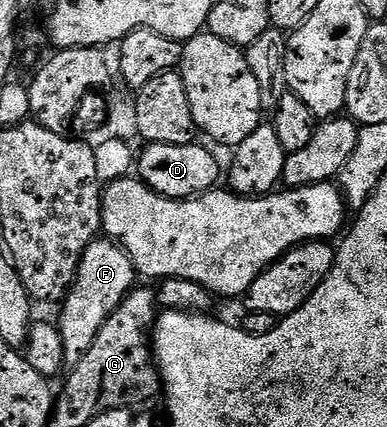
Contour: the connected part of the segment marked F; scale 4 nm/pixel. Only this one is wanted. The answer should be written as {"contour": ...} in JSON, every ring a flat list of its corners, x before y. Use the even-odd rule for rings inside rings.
{"contour":[[95,240,88,244,80,260,73,287,67,292,64,305,61,307,62,315,56,318,58,331,64,340,67,367,73,368,80,364,88,348,92,348,100,328,109,320,112,312,116,312,116,308,126,299,126,295,135,289,134,278,136,279,136,271,132,260,118,243]]}

